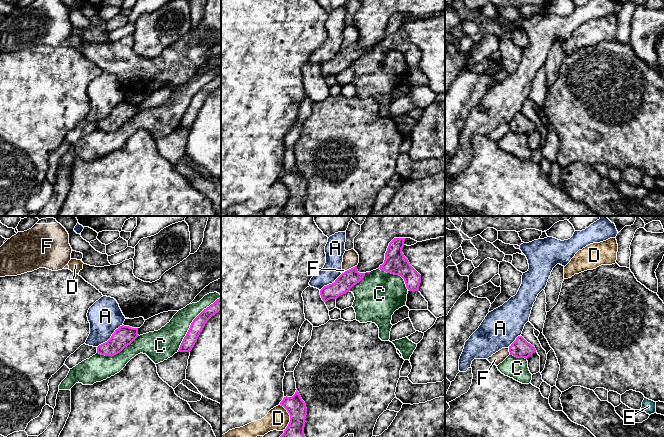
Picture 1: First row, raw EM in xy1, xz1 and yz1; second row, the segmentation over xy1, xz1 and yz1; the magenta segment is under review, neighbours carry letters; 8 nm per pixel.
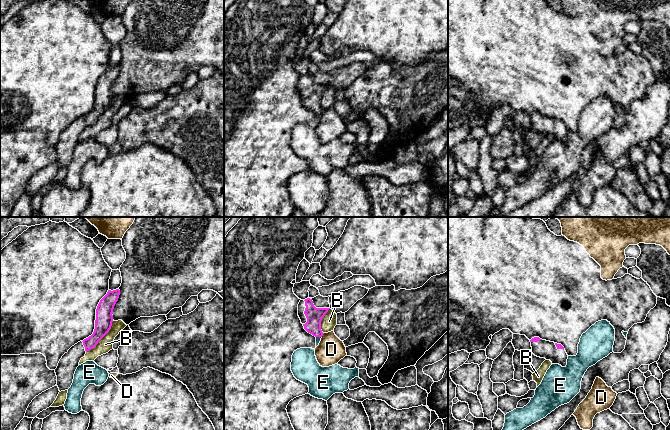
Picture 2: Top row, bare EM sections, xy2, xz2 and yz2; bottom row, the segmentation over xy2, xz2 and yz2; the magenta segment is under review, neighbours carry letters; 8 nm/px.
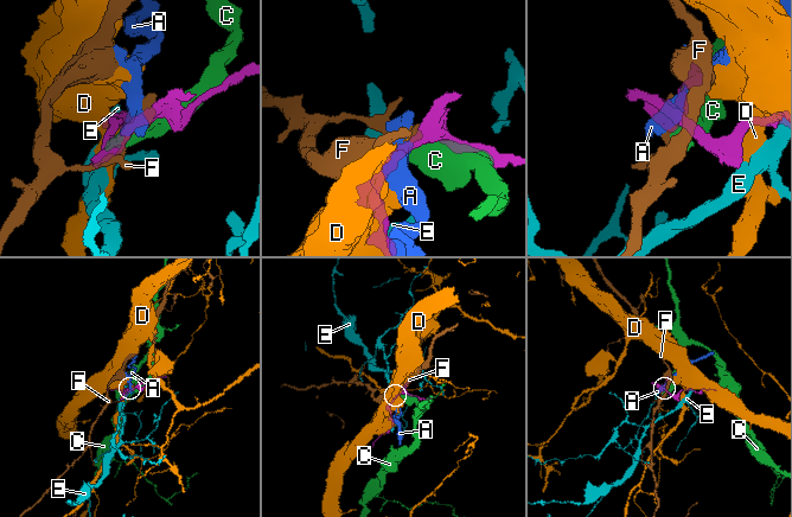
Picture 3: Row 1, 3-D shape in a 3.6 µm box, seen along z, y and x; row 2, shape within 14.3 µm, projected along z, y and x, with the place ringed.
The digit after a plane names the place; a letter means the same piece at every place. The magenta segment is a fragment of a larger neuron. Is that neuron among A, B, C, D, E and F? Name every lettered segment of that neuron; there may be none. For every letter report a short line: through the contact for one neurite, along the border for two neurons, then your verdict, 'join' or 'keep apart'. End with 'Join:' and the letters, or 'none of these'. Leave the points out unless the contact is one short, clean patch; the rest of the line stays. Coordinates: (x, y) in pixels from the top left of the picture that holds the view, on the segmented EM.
A: line xy1 (122, 324), (106, 341), (97, 347); keep apart
B: line xy2 (113, 320), (109, 331), (86, 352); keep apart
C: keep apart
D: keep apart
E: keep apart
F: line xz1 (356, 265), (342, 273); keep apart
Join: none of these

